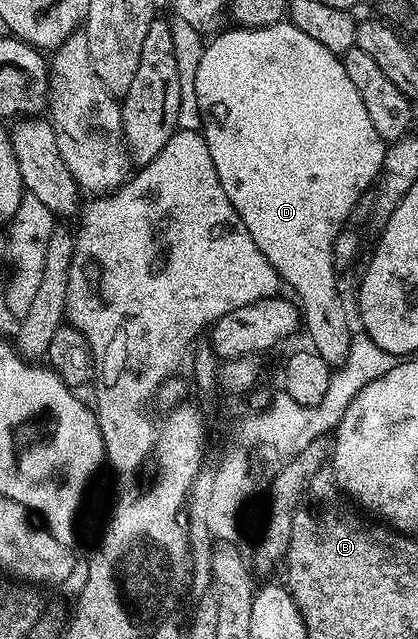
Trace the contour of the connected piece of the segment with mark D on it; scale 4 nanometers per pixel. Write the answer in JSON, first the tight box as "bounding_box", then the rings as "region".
{"bounding_box":[196,23,387,366],"region":[[[280,23],[264,29],[231,27],[228,33],[223,33],[212,41],[208,40],[204,54],[201,55],[201,63],[197,66],[196,93],[200,111],[205,118],[205,136],[209,143],[209,155],[213,155],[213,167],[217,167],[217,179],[221,179],[221,187],[225,187],[225,195],[229,195],[229,203],[233,203],[237,215],[245,223],[247,233],[253,239],[253,243],[257,243],[261,255],[265,255],[265,259],[269,259],[269,263],[277,271],[280,282],[286,288],[288,285],[296,293],[294,296],[301,302],[301,321],[305,326],[305,333],[307,329],[308,335],[311,336],[310,344],[315,352],[331,366],[338,366],[341,361],[339,341],[342,343],[351,341],[353,333],[352,330],[347,330],[347,309],[339,298],[338,287],[335,286],[335,276],[337,276],[335,240],[350,222],[351,212],[357,199],[361,199],[361,195],[376,184],[387,154],[387,145],[373,128],[373,122],[365,112],[365,103],[361,103],[361,95],[357,95],[357,87],[353,87],[349,75],[345,75],[343,62],[333,51],[321,47],[317,39],[309,39],[309,35],[305,35],[305,31],[301,31],[296,25]]]}

